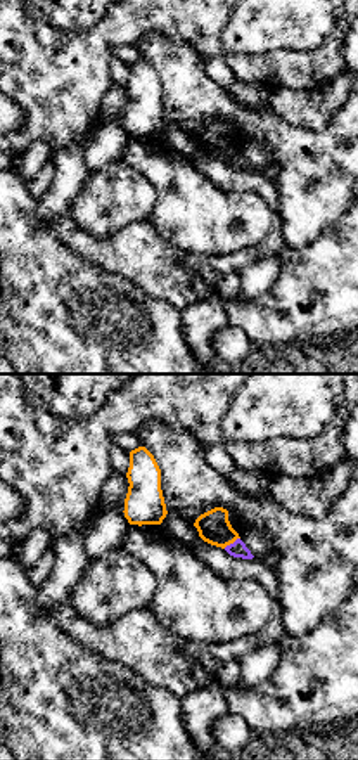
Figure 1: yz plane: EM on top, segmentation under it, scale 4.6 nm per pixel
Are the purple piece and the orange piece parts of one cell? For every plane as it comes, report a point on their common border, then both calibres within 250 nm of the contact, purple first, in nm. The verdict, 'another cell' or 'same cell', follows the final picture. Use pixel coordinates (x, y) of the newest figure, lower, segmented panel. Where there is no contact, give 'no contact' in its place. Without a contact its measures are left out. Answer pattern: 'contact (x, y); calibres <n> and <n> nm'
contact (230, 544); calibres 80 and 150 nm

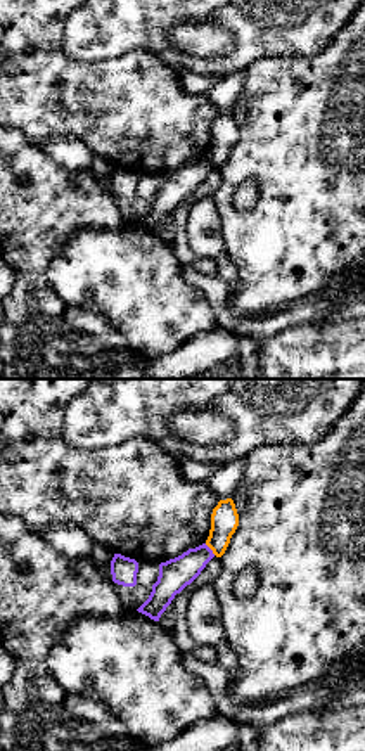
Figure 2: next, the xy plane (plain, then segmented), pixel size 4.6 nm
contact (210, 549); calibres 150 and 130 nm

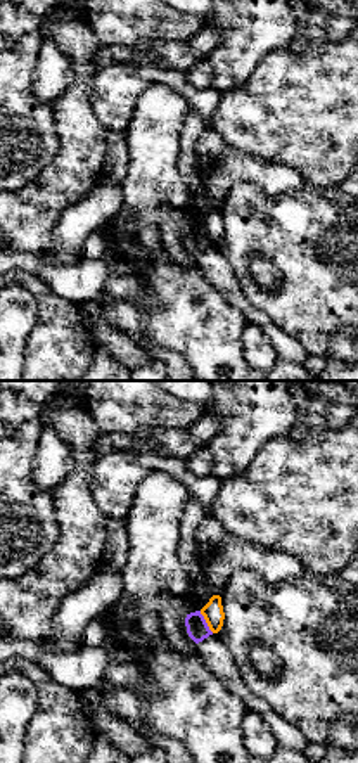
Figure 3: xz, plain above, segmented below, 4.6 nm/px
contact (204, 621); calibres 100 and 100 nm

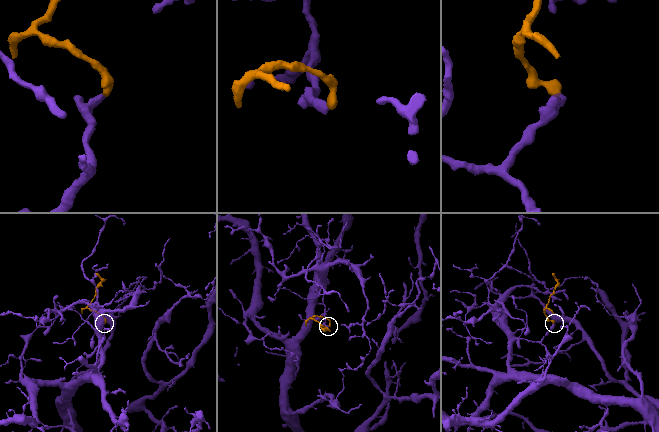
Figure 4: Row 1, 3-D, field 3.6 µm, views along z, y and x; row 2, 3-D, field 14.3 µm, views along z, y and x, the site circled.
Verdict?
another cell

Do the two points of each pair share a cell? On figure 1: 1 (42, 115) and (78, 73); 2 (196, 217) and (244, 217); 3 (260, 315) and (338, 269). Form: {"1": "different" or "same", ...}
{"1": "same", "2": "same", "3": "same"}

